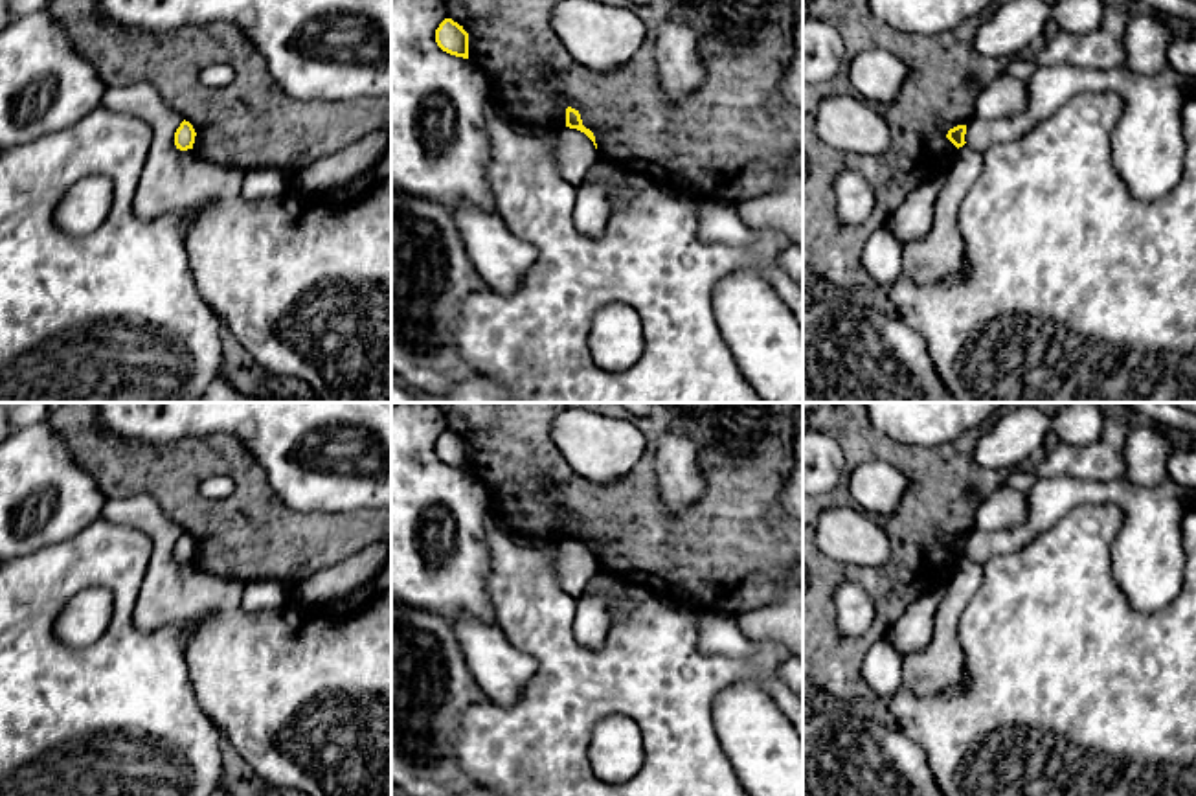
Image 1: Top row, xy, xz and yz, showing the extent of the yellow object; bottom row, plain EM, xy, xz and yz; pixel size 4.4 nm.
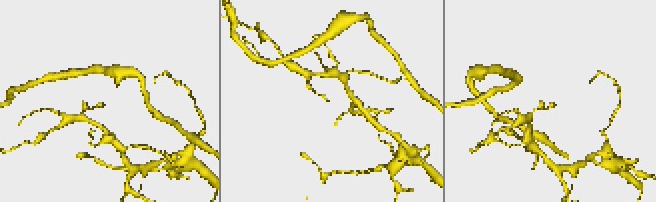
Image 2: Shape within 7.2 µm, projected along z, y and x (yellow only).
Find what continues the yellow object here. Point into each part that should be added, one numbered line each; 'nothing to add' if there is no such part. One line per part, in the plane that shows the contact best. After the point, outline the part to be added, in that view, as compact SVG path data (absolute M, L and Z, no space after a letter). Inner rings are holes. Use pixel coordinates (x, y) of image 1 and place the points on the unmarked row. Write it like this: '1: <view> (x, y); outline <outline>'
nothing to add

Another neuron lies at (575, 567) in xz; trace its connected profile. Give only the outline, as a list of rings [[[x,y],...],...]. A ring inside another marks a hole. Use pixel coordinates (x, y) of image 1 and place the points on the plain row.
[[[564,540],[557,544],[553,568],[562,590],[579,599],[597,575],[599,563],[584,544]]]

